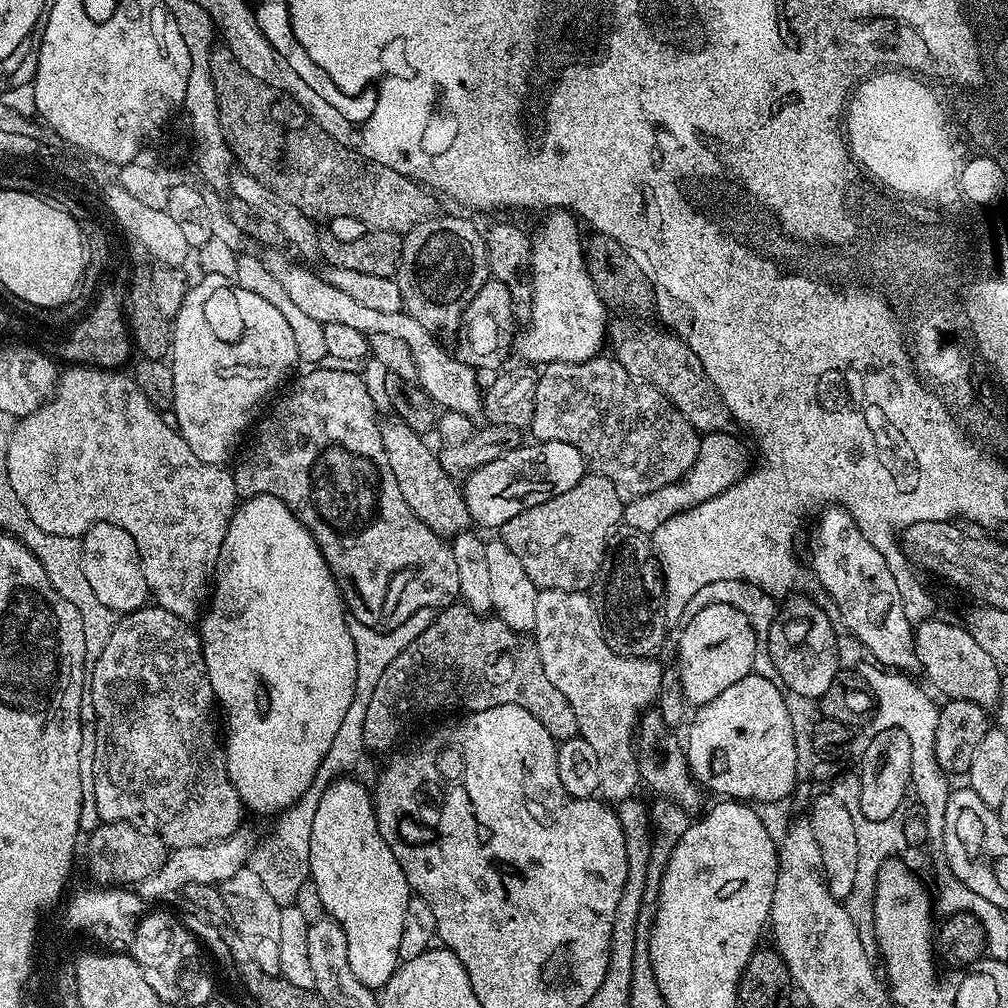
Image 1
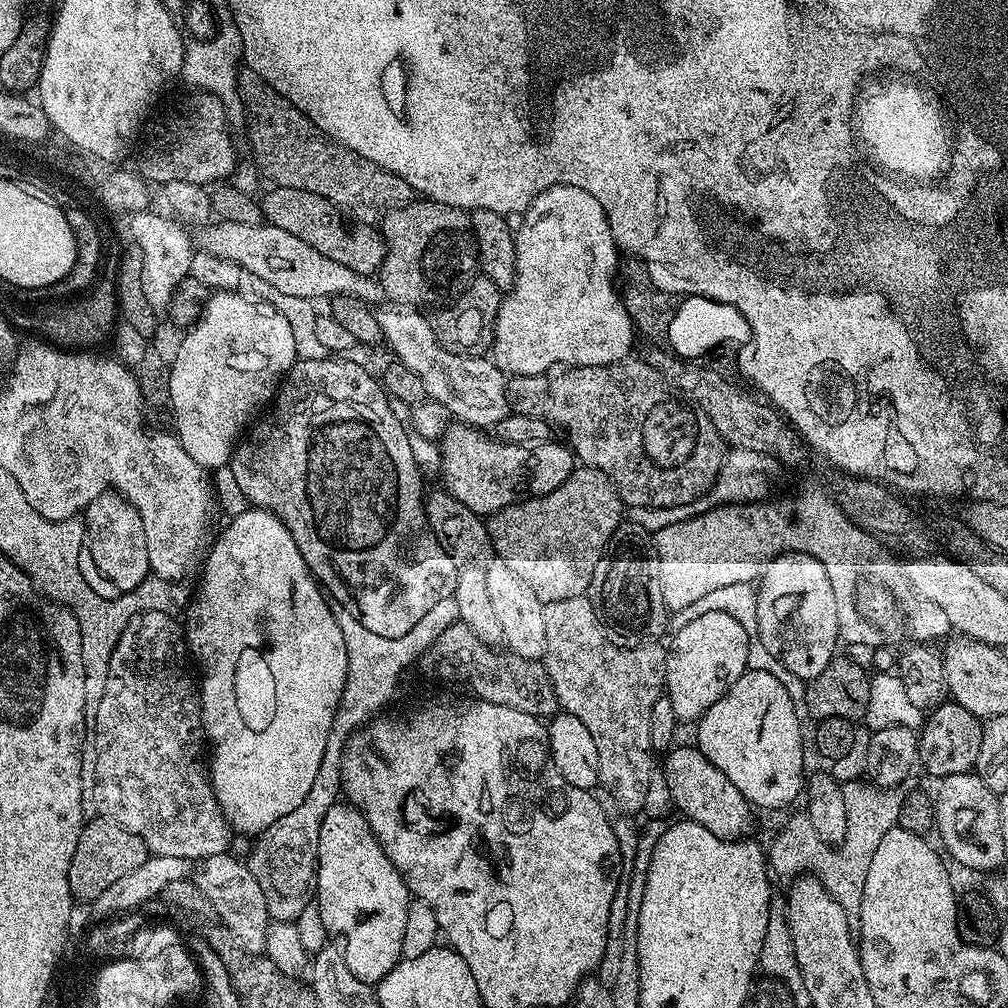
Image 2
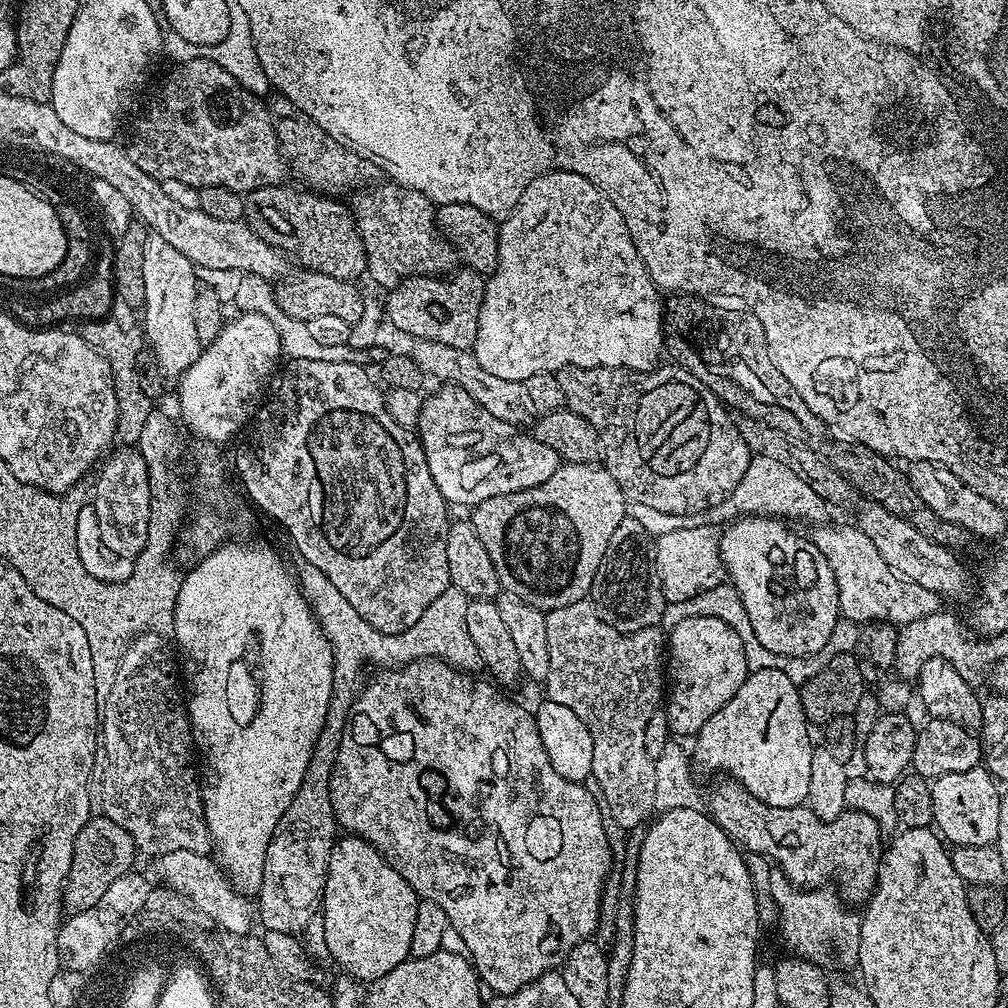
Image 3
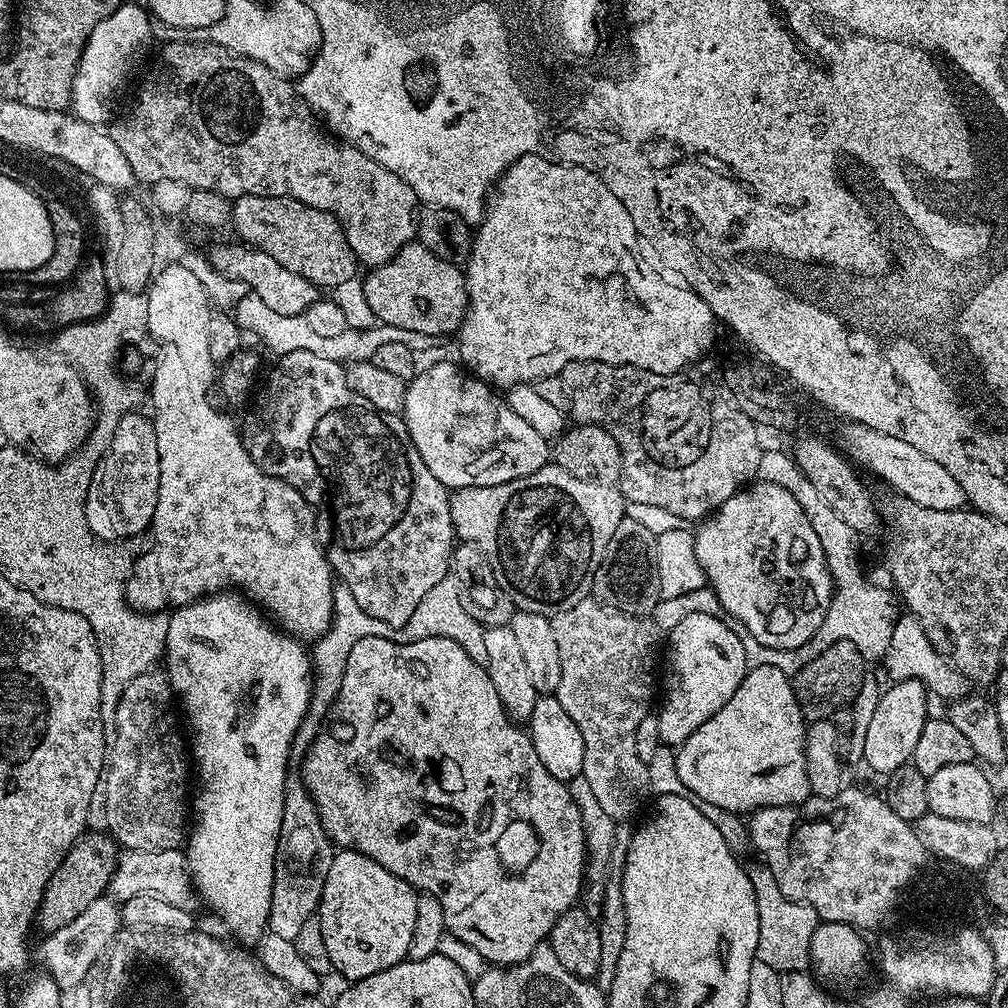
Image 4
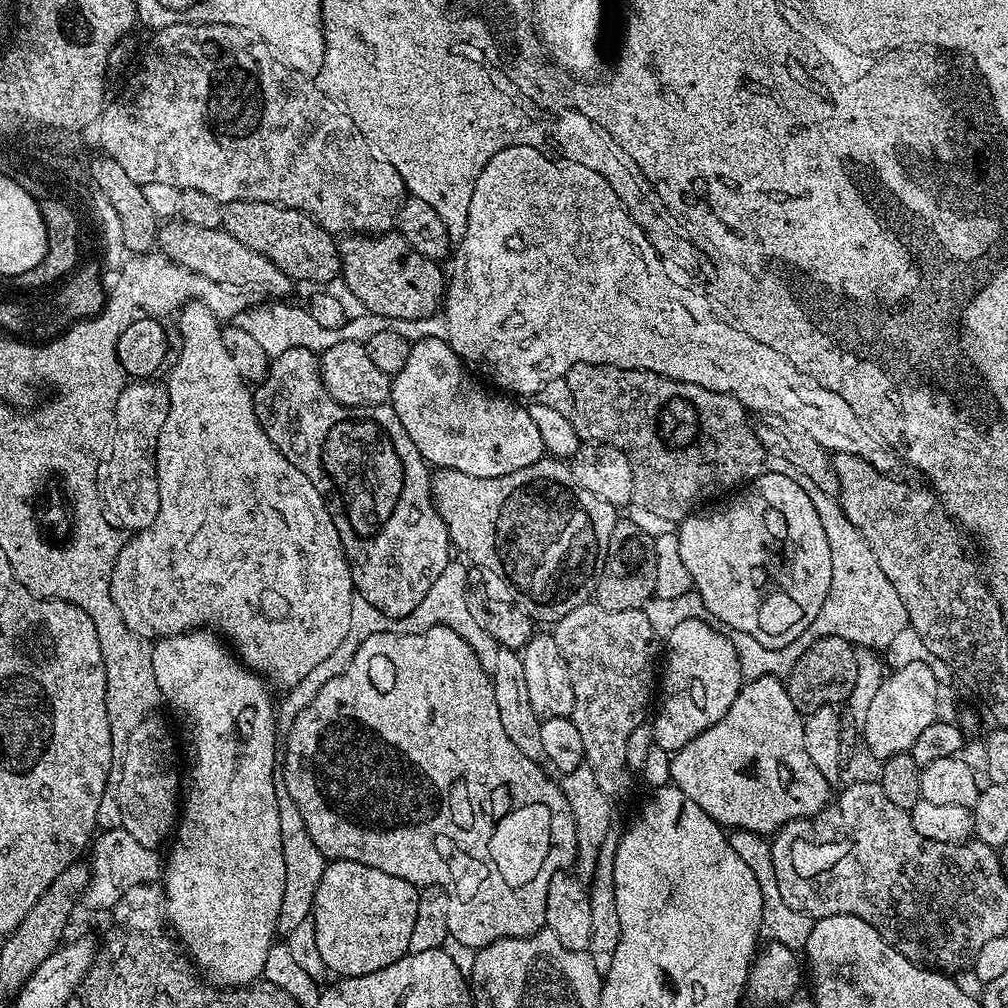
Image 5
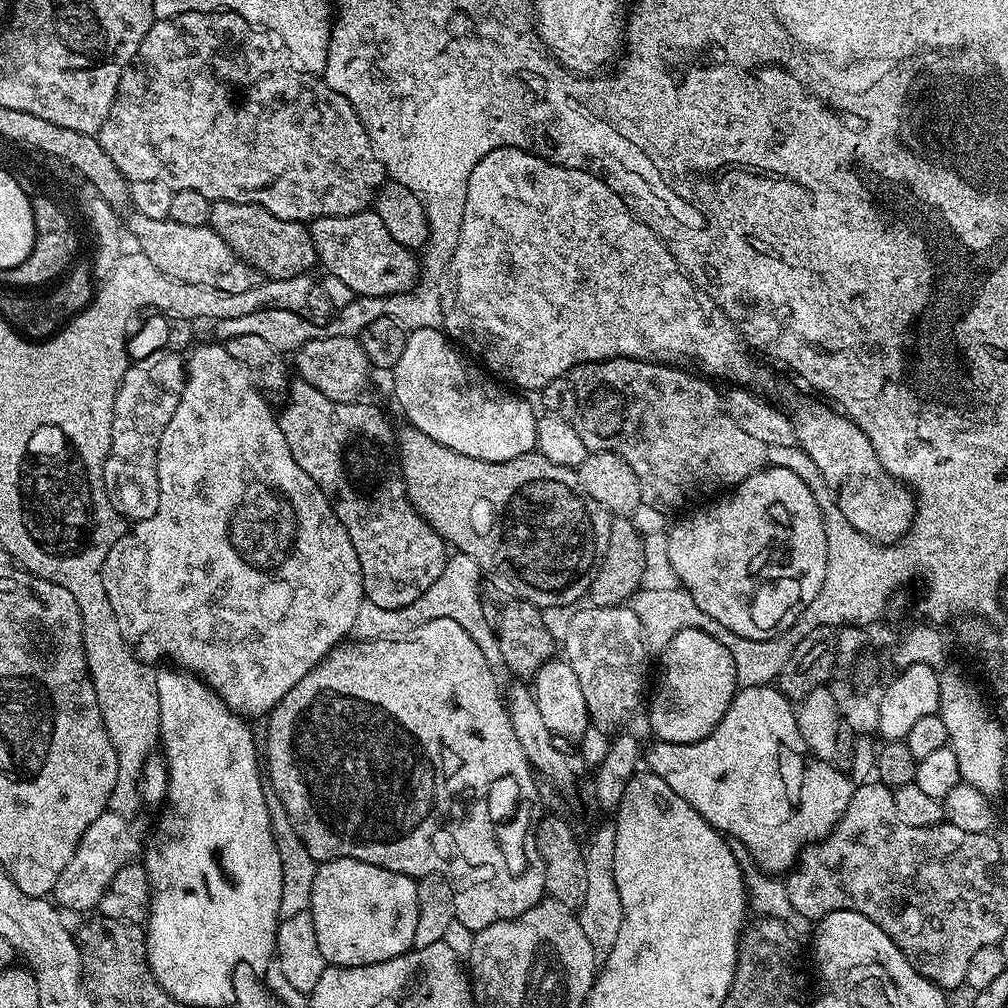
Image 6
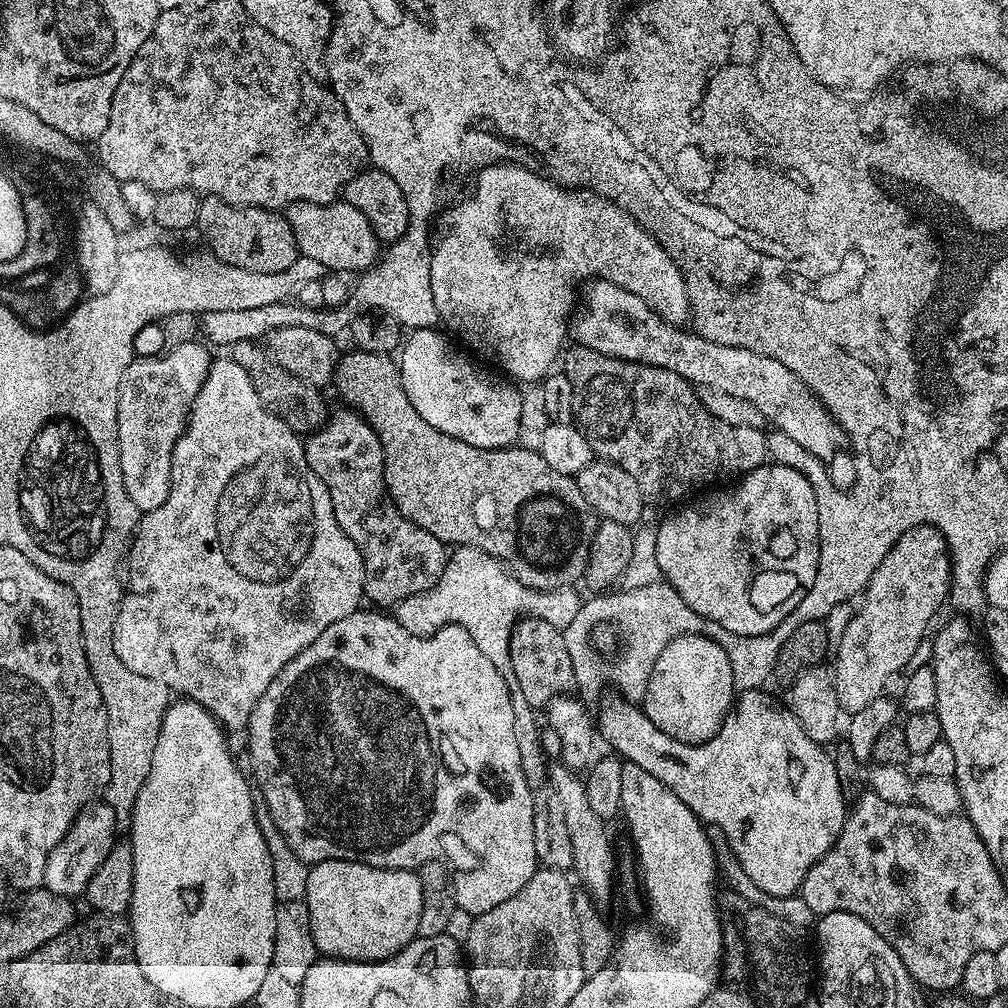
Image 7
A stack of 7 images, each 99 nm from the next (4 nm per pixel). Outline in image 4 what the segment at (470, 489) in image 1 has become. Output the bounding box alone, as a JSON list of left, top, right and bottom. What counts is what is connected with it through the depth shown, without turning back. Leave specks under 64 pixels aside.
[402,360,549,490]

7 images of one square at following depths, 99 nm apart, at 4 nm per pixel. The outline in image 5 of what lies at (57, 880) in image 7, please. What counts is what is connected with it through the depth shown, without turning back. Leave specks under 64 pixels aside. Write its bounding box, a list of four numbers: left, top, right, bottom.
[82,827,162,913]

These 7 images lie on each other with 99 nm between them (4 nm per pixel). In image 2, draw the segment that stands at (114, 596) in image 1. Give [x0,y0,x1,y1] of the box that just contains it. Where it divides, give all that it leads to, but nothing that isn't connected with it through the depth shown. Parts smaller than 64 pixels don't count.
[83,492,150,593]

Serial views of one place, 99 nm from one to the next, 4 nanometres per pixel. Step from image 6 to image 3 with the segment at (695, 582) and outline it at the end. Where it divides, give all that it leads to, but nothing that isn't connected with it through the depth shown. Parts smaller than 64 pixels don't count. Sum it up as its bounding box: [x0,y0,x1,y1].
[719,516,841,656]

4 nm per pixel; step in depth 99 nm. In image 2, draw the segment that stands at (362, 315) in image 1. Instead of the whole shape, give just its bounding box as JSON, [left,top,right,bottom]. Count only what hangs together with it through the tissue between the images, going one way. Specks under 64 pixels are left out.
[376,310,510,430]

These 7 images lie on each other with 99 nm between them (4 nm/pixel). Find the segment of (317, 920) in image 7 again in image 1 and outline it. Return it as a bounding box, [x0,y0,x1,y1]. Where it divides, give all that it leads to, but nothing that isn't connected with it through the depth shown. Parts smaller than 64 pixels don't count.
[310,778,410,990]

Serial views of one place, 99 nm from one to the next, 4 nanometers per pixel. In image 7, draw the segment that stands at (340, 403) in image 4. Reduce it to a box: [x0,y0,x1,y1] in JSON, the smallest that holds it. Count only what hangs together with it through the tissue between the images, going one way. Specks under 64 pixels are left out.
[304,406,446,606]

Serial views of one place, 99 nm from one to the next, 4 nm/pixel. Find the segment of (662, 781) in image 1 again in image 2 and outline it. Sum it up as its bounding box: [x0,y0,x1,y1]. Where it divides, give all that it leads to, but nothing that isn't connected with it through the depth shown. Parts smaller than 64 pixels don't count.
[662,747,753,838]

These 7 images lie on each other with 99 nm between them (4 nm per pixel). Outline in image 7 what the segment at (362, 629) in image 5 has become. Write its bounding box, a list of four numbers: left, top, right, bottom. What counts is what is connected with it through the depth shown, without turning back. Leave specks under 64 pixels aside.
[394,546,582,669]

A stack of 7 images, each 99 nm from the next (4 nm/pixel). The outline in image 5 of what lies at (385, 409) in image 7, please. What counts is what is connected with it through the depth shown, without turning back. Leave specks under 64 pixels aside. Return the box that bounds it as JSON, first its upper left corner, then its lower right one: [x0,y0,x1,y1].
[431,458,618,622]

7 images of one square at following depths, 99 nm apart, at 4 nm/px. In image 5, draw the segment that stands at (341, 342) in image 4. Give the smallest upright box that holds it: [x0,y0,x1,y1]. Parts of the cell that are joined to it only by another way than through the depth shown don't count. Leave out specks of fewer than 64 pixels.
[234,302,394,358]

